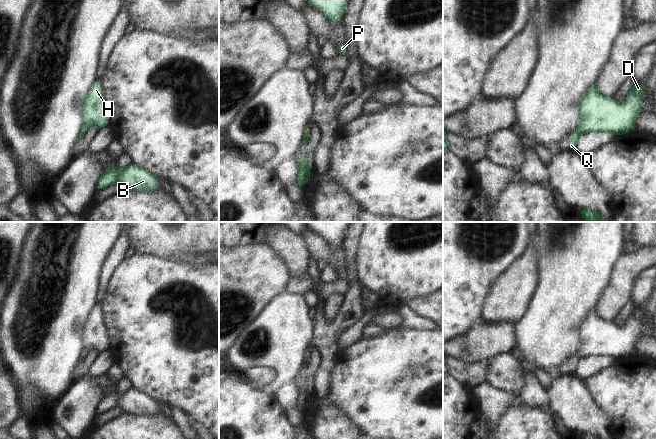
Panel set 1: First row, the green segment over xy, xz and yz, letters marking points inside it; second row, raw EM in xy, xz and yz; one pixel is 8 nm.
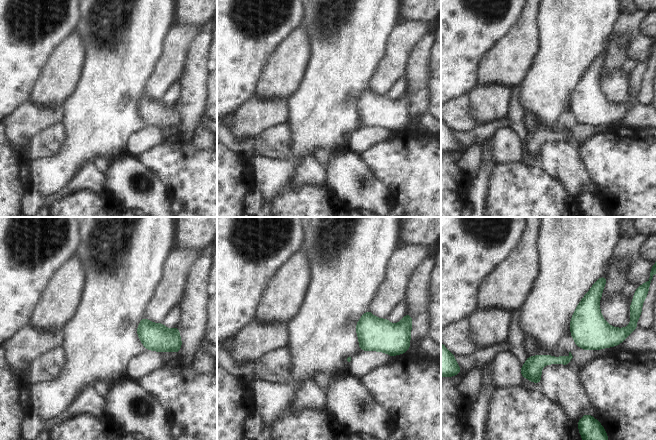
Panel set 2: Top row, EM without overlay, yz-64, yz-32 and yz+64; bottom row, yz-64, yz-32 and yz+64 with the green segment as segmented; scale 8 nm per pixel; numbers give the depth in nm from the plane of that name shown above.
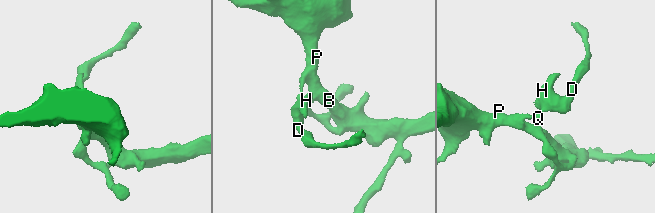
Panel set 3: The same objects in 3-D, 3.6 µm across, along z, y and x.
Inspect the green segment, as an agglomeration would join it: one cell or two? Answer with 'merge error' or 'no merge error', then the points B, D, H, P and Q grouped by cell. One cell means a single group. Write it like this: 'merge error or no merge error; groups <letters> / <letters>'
no merge error; groups B D H P Q

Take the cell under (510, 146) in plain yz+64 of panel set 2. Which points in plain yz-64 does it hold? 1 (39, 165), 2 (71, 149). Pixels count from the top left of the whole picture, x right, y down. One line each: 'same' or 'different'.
1: different
2: different

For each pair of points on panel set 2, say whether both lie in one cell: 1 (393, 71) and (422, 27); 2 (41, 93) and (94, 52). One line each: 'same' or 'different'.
1: same
2: different

